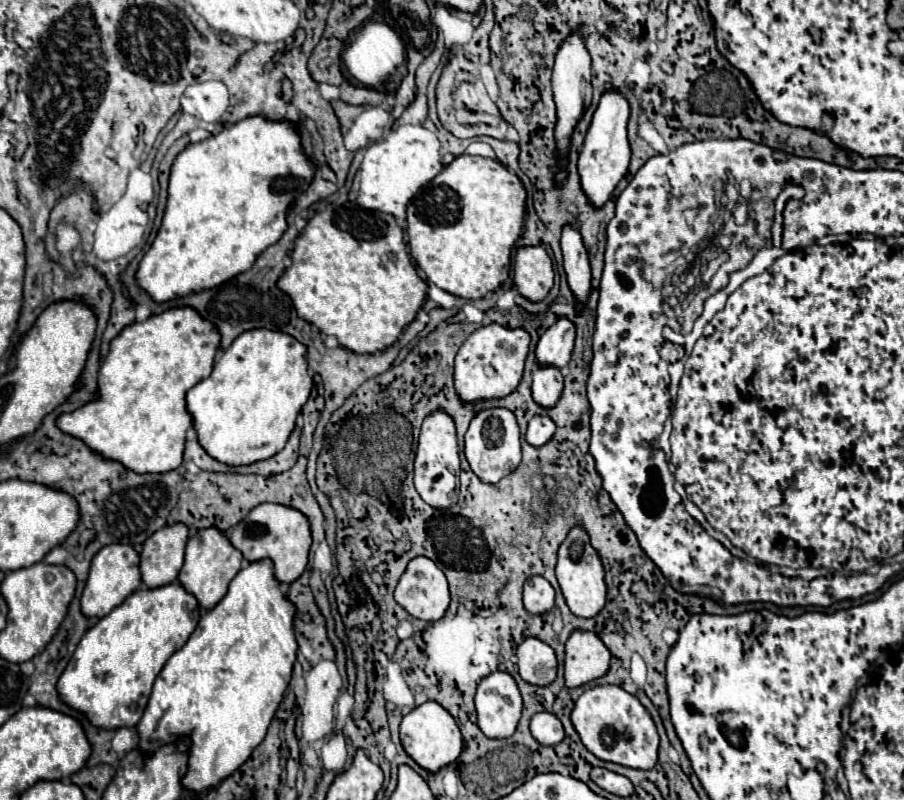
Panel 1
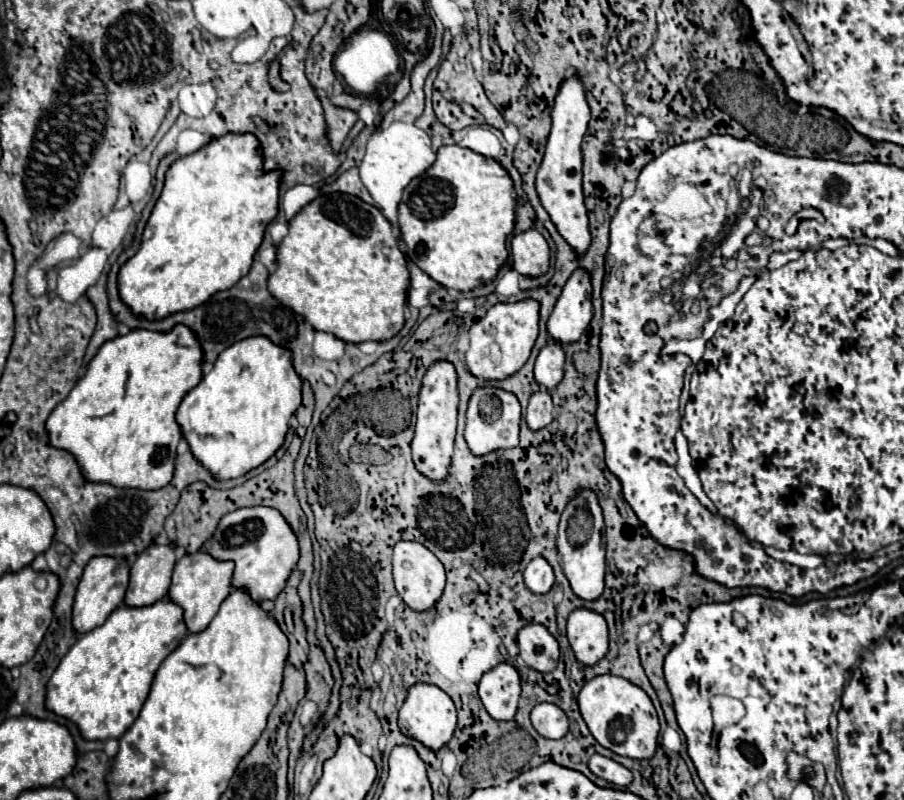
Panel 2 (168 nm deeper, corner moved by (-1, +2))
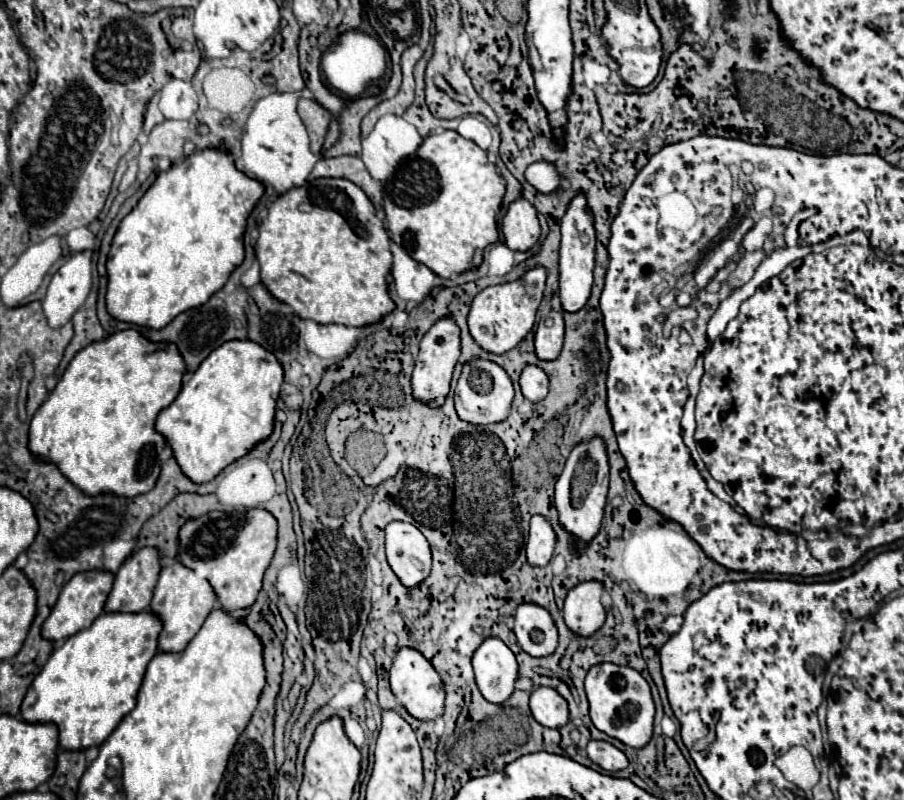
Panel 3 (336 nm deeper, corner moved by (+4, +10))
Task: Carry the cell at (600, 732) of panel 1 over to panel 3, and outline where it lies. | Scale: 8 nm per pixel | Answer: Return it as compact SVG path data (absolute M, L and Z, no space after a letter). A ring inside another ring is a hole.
M604 662L588 670L584 686L590 702L590 718L598 730L632 748L644 748L650 742L654 722L654 702L650 686L640 676L640 672L626 666Z

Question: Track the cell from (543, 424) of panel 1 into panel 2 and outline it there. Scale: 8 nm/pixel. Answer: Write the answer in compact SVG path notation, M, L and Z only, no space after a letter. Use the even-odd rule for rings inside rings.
M543 388L535 394L531 394L525 420L527 420L529 428L539 430L541 426L547 426L547 416L549 416L549 422L551 422L553 420L553 402L551 402L549 392Z

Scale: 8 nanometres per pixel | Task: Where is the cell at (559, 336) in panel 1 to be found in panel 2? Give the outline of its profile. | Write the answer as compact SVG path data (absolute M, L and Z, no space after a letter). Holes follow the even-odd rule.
M577 268L563 286L563 292L549 316L547 330L553 340L559 340L561 344L579 340L593 316L591 292L591 274L585 268Z

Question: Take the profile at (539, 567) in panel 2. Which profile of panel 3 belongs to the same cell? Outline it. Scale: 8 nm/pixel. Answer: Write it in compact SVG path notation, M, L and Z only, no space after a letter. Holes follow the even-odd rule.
M534 516L530 520L530 540L526 544L526 556L532 566L544 568L554 552L556 534L544 516Z

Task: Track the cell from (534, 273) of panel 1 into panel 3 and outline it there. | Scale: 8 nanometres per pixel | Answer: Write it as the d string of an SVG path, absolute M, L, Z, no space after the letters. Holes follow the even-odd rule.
M524 198L512 202L502 220L502 232L510 250L528 252L532 246L536 246L540 238L540 224L534 206Z

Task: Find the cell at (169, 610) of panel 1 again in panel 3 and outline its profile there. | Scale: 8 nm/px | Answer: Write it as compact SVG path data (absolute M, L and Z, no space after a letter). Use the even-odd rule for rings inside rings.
M152 610L122 614L104 612L90 628L66 638L50 660L44 664L40 674L34 678L28 694L22 702L22 716L28 722L54 722L60 732L60 746L66 750L86 750L94 744L102 744L110 732L120 724L120 720L134 710L136 696L142 686L148 662L158 652L158 636L162 632L162 620Z

